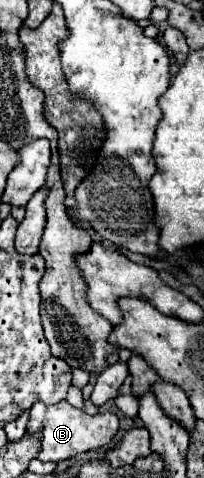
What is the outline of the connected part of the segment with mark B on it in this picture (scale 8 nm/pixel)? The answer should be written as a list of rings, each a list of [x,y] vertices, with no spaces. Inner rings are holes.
[[[36,402],[30,410],[30,420],[28,420],[26,432],[30,432],[30,434],[42,432],[42,450],[38,454],[38,460],[60,462],[60,460],[66,460],[66,458],[74,458],[80,452],[98,450],[102,446],[108,446],[118,432],[118,416],[114,412],[90,416],[84,410],[70,406],[68,402],[58,402],[58,404],[52,404],[52,406]]]

